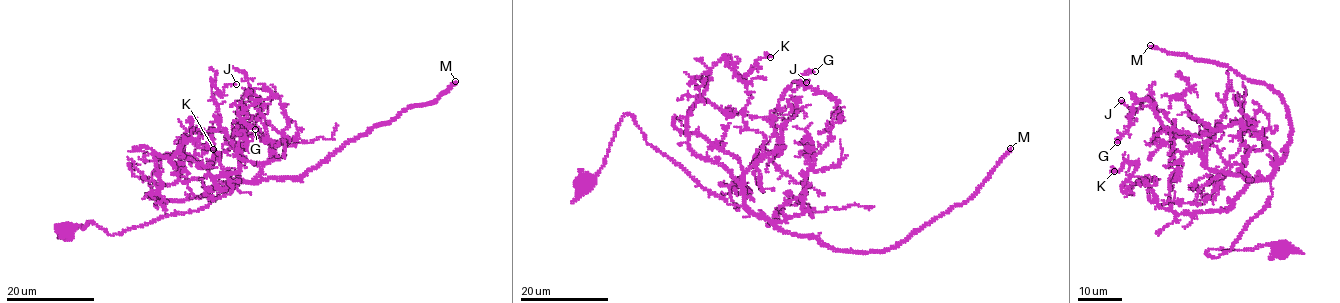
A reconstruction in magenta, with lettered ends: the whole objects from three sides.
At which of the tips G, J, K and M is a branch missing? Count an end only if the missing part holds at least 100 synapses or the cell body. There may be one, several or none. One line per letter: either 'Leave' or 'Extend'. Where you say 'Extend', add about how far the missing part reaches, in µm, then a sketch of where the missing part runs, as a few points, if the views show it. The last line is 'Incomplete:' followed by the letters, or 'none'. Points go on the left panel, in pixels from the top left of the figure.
G: Leave
J: Leave
K: Leave
M: Extend. Missing length about 150 µm
Incomplete: M

